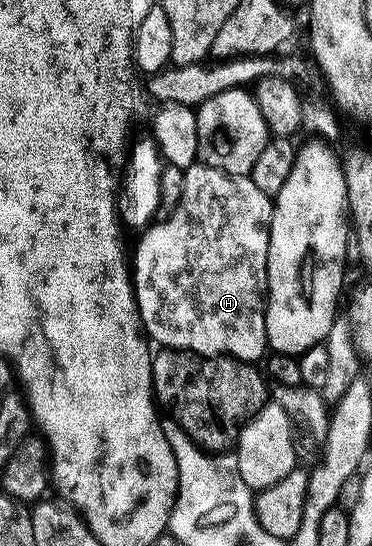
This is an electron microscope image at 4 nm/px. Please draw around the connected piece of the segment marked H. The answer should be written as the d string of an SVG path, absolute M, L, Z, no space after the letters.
M203 164L190 166L184 171L182 194L176 205L171 207L169 214L172 215L153 221L139 235L140 243L136 246L136 262L134 258L136 303L140 309L140 325L153 343L160 342L156 344L164 348L187 350L191 354L201 354L204 357L227 356L253 364L259 363L260 357L260 361L265 357L269 349L264 308L268 296L268 229L272 227L272 204L273 199L266 192L261 192L251 177L223 174L218 168L210 168Z

